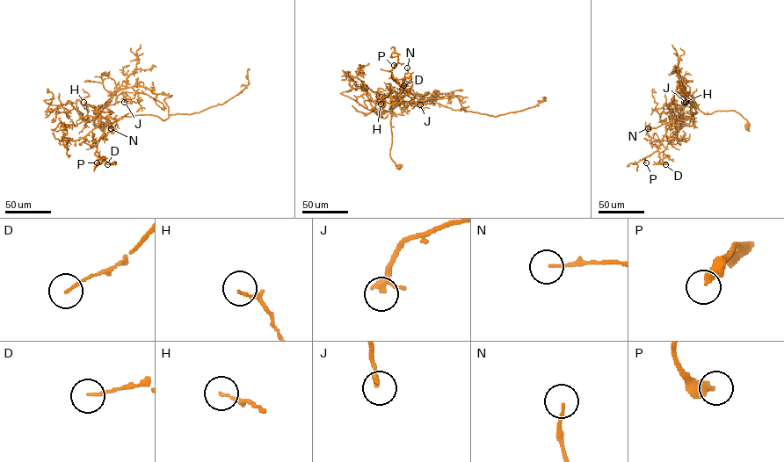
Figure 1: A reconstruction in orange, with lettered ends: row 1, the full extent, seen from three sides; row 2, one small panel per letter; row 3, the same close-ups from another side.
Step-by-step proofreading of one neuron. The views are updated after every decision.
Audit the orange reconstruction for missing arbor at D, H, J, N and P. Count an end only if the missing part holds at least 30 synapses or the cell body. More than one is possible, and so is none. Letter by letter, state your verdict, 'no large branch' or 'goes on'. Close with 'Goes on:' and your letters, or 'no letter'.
D: no large branch
H: no large branch
J: no large branch
N: no large branch
P: no large branch
Goes on: no letter

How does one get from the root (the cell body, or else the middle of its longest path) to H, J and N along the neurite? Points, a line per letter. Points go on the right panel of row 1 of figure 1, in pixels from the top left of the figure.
H: (747, 126), (748, 121), (734, 111), (706, 114), (683, 104), (682, 121), (678, 115), (686, 105), (684, 102)
J: (747, 126), (748, 121), (734, 111), (706, 114), (683, 105), (684, 90), (681, 87), (678, 91), (686, 102)
N: (747, 126), (748, 121), (734, 111), (706, 114), (683, 104), (677, 119), (672, 118), (666, 125), (648, 128)

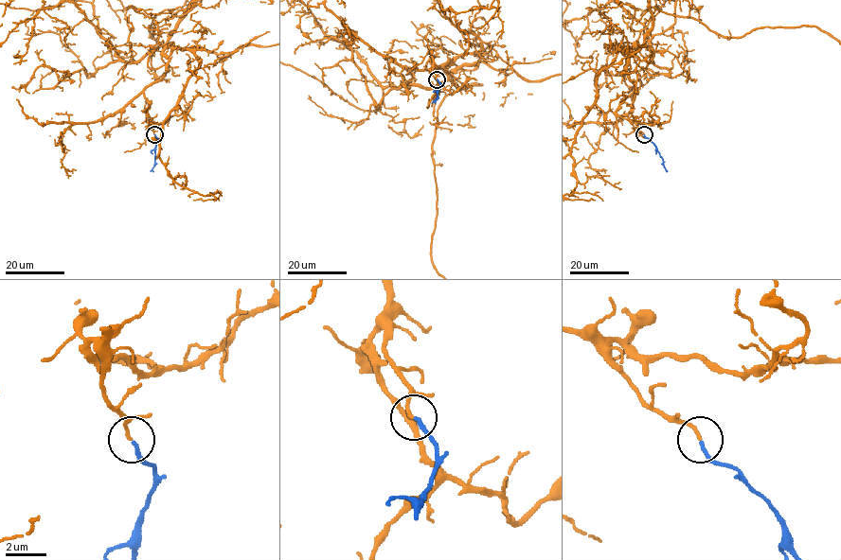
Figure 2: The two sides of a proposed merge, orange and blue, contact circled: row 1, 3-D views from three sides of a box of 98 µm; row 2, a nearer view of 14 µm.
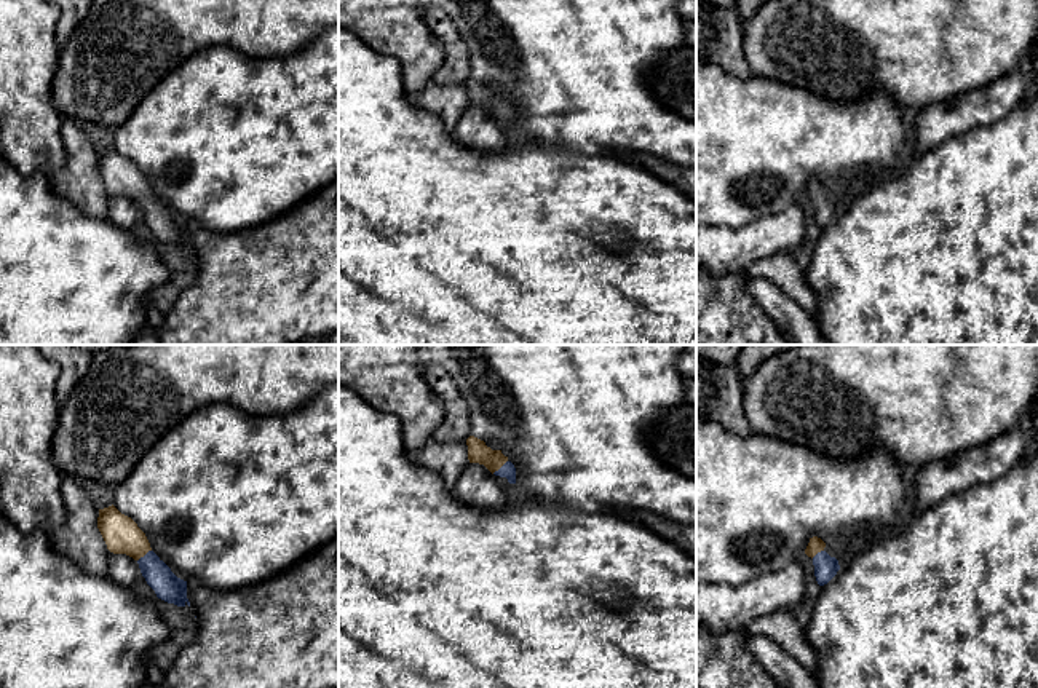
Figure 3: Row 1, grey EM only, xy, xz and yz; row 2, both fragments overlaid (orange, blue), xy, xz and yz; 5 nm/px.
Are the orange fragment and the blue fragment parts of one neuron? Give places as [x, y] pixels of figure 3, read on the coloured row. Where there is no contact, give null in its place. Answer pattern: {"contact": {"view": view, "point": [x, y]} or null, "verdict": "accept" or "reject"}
{"contact": {"view": "xz", "point": [499, 468]}, "verdict": "accept"}

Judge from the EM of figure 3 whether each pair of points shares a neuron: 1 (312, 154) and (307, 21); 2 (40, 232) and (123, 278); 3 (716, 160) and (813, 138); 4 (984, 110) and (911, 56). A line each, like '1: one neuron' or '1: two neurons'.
1: two neurons
2: one neuron
3: one neuron
4: two neurons

